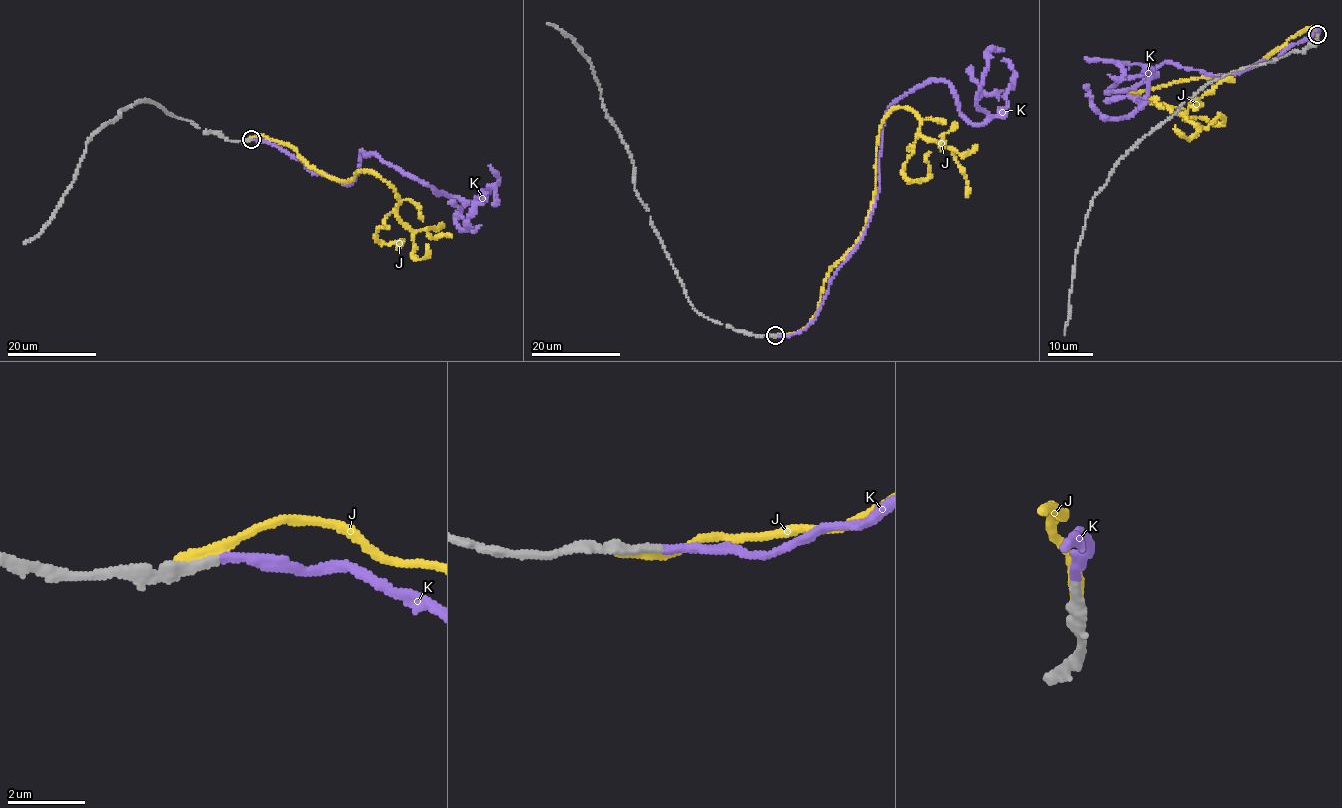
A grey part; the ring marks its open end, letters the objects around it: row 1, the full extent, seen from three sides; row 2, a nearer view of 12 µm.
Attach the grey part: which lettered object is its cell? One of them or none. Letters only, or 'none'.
K

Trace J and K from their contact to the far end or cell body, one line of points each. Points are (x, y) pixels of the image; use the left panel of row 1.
J: (248, 140), (294, 147), (337, 179), (365, 170), (388, 181), (399, 205), (376, 238), (403, 241)
K: (251, 140), (349, 184), (361, 149), (372, 152), (437, 195), (462, 198), (455, 220), (465, 230), (487, 192)

